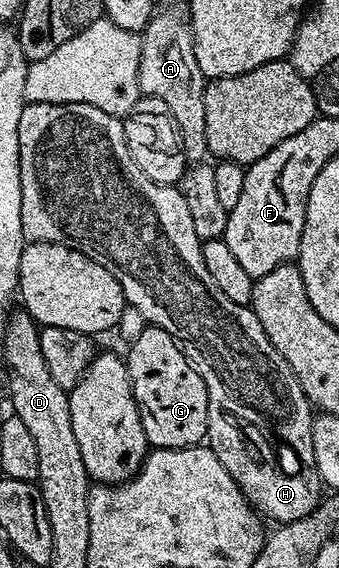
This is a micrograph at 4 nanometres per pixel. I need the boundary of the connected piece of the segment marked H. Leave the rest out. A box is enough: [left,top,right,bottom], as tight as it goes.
[17,103,321,525]

